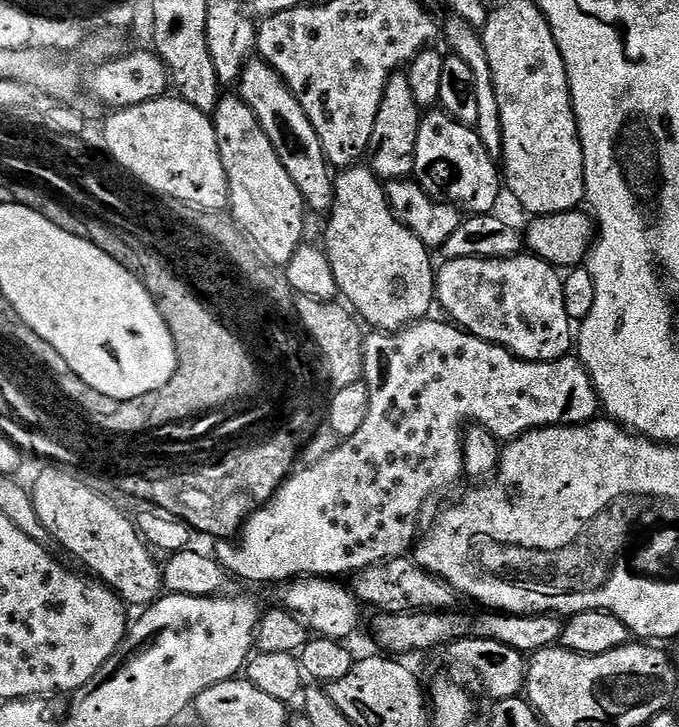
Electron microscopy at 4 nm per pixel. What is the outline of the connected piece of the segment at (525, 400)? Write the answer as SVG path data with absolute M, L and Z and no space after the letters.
M425 318L417 320L398 332L373 331L364 337L364 375L362 382L368 387L370 394L370 410L366 410L366 419L354 434L343 437L336 450L321 461L314 462L308 467L301 467L293 471L292 475L274 494L269 504L256 509L252 517L247 520L239 537L240 548L235 548L232 542L220 542L214 551L215 559L219 560L225 573L237 576L240 580L249 580L252 584L276 584L279 580L289 581L291 578L345 578L362 572L368 567L374 567L385 561L403 557L417 543L416 519L420 511L428 504L431 496L444 492L447 488L455 486L464 476L464 446L462 443L462 425L471 422L473 425L490 430L497 440L507 442L515 440L523 432L532 432L536 428L554 428L557 424L587 424L598 416L598 401L596 387L592 384L590 374L585 370L579 359L571 355L564 356L561 360L523 360L508 352L502 346L486 342L482 338L473 336L467 330L461 330L451 322L443 319L432 320Z

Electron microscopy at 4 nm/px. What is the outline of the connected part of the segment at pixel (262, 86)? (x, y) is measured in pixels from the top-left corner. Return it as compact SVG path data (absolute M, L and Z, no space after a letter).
M253 58L245 64L236 88L240 99L254 110L262 130L281 159L282 166L301 191L305 205L311 211L313 208L316 212L324 212L323 214L331 213L334 176L330 171L328 159L324 157L322 142L306 110L302 110L298 98L290 90L290 86L286 86L278 70L274 70L274 66L264 60Z

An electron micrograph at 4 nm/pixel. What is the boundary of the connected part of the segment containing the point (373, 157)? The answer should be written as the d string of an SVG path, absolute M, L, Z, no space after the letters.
M403 71L392 73L386 82L382 102L378 106L378 118L374 118L374 134L368 143L366 153L367 167L372 169L381 181L403 180L413 175L416 167L416 147L418 130L422 119L422 110L414 102L414 93Z

